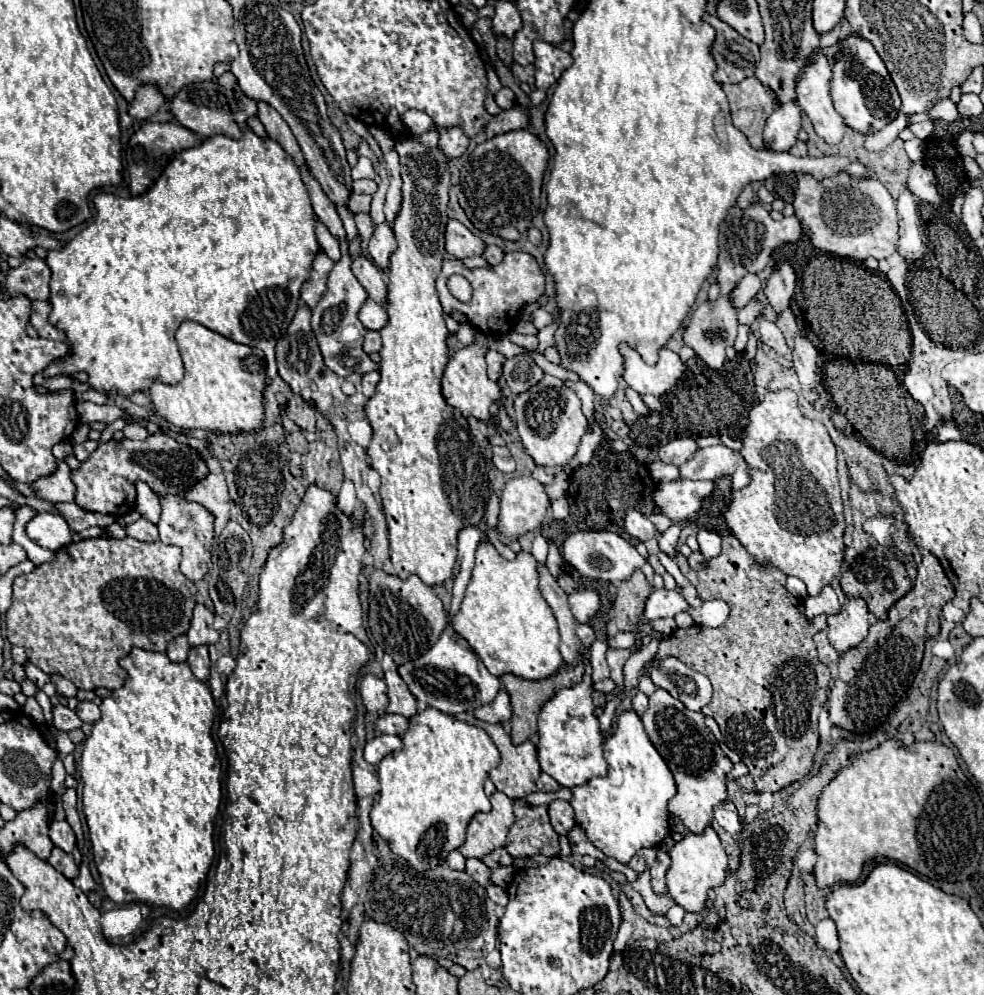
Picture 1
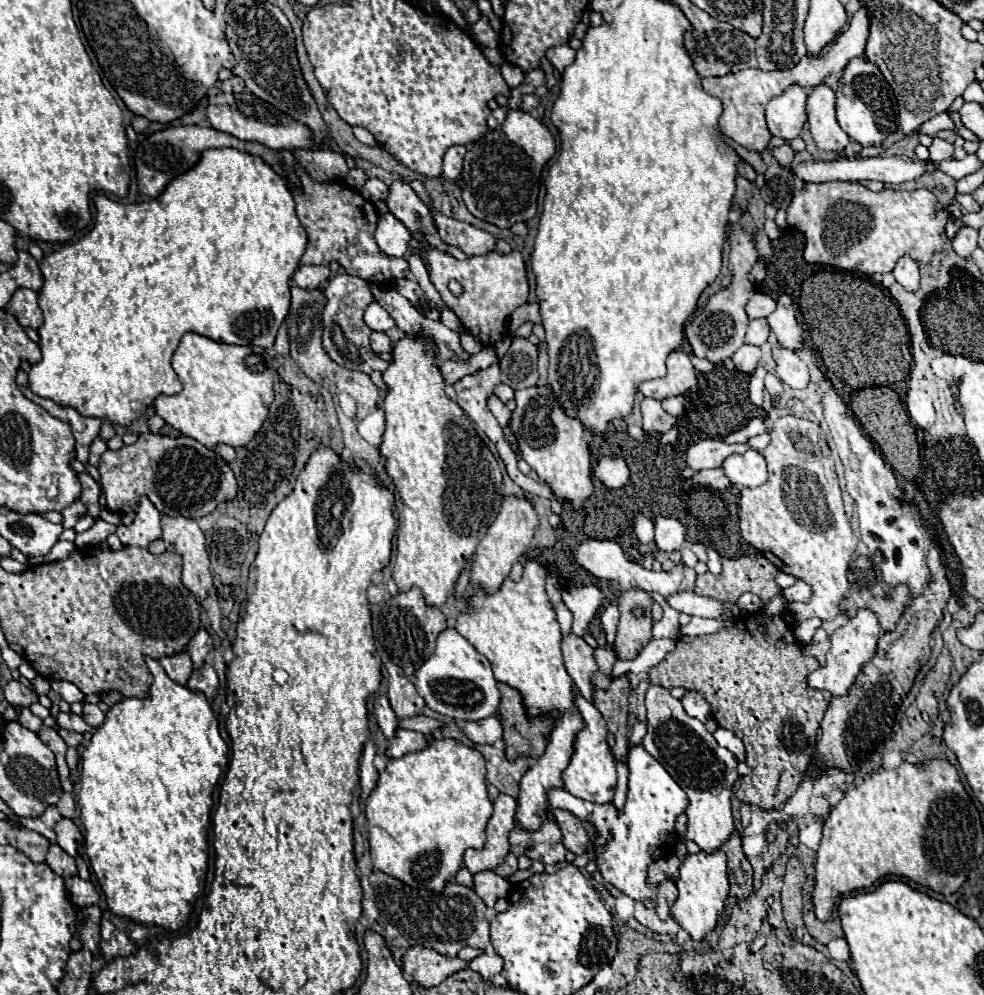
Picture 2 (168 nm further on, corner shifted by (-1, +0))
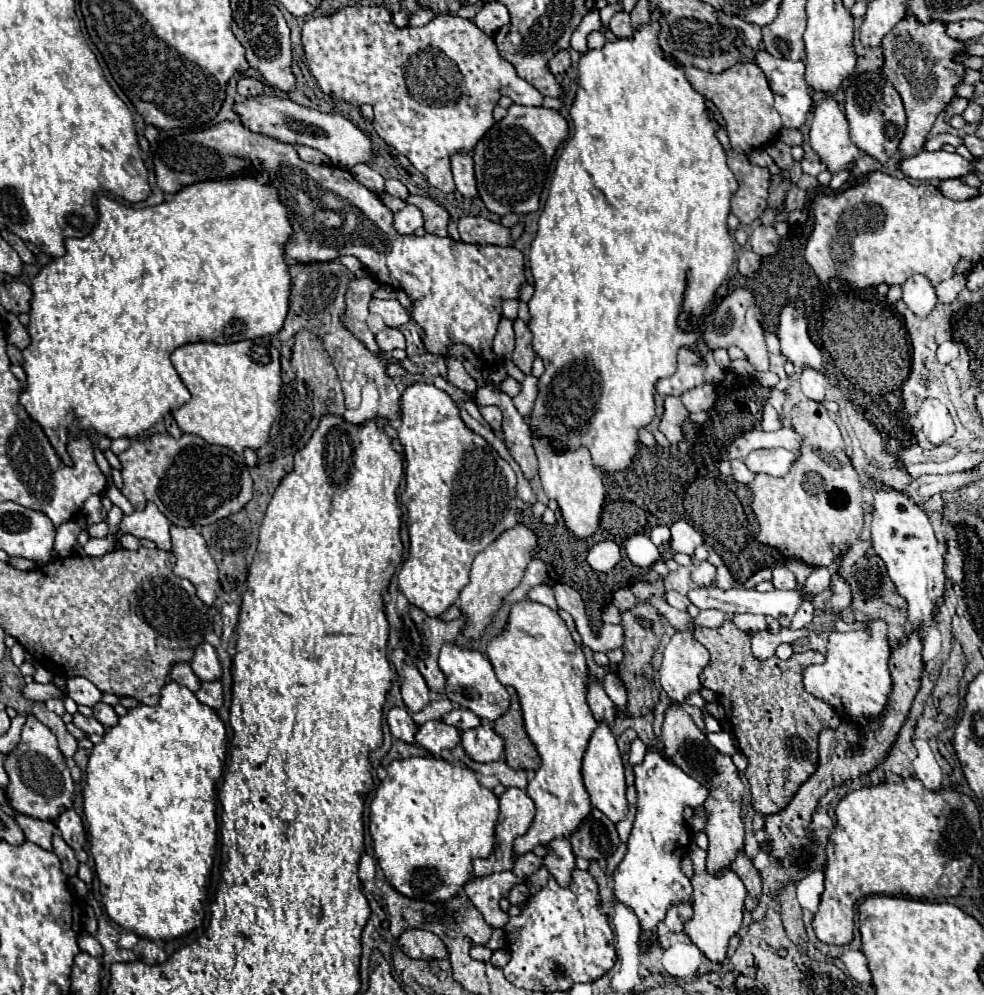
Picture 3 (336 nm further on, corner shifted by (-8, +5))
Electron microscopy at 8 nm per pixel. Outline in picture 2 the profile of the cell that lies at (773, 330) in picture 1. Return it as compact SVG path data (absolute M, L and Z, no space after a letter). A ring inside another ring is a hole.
M775 344L773 358L777 362L777 376L791 388L805 388L809 384L809 368L797 356L797 352Z

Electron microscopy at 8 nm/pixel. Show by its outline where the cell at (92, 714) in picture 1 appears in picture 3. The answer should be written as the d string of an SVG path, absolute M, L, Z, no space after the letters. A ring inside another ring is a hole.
M98 703L94 705L94 717L104 725L104 727L114 727L118 723L118 715L114 713L114 709L106 703Z

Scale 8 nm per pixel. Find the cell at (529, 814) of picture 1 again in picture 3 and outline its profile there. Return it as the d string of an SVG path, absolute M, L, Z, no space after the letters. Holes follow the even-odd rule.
M554 839L548 845L550 853L544 857L544 865L550 871L550 875L556 879L560 887L568 887L572 881L574 871L574 855L570 849L568 839Z

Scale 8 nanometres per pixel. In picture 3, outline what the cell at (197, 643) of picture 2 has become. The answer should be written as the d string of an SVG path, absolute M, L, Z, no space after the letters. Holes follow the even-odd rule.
M202 643L198 645L198 649L194 651L194 659L190 663L194 675L200 681L218 681L222 675L220 669L220 661L218 661L218 653L210 643Z

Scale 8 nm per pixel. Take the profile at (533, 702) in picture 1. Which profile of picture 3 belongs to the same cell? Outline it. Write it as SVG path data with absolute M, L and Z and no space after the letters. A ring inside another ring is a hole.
M510 687L510 709L494 721L494 731L504 739L504 757L512 769L536 771L540 767L540 757L524 731L522 709L518 703L518 693Z

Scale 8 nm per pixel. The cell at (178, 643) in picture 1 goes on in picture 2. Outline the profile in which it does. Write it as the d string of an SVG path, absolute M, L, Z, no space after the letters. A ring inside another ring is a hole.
M185 650L177 652L173 656L163 656L159 662L161 662L161 666L165 668L165 672L169 674L171 680L175 680L179 684L187 684L187 674L191 674L193 662L191 662L191 658Z

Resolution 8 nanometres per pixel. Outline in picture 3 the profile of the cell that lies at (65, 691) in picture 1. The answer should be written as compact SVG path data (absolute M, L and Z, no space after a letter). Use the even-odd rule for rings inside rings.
M84 677L68 679L66 687L68 687L68 697L72 697L78 705L94 707L102 699L102 693L98 691L98 687L94 683L90 683L88 679L84 679Z

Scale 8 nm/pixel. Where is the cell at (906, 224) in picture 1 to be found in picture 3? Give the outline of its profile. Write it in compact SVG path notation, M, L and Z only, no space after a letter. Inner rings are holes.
M910 277L910 281L902 285L902 291L904 291L902 301L914 315L918 317L930 315L936 301L934 301L934 287L930 285L930 281L926 281L926 277Z

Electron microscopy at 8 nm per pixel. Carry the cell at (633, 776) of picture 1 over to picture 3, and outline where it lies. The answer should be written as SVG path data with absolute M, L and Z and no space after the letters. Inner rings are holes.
M646 753L644 761L634 767L634 775L636 775L636 789L638 789L638 813L636 813L636 821L634 821L634 827L632 827L632 833L628 839L626 857L614 869L614 897L618 903L630 907L634 911L634 915L638 917L640 947L646 947L654 939L658 923L666 917L666 911L672 905L680 905L680 903L692 905L692 885L690 885L690 879L680 869L680 861L688 853L690 841L692 841L692 833L682 817L682 811L688 805L694 809L700 807L706 801L706 797L710 795L710 789L704 783L696 781L694 777L686 775L680 767L666 761L658 753Z

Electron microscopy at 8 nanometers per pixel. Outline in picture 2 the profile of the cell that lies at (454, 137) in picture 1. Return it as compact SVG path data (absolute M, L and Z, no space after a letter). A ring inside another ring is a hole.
M449 146L443 156L443 178L445 180L457 180L461 176L465 146Z

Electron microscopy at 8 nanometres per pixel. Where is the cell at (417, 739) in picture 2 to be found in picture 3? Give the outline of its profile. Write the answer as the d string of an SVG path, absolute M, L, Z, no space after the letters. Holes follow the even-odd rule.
M428 721L416 731L416 745L422 745L432 755L440 755L442 751L450 751L460 743L462 731L444 723L444 721Z

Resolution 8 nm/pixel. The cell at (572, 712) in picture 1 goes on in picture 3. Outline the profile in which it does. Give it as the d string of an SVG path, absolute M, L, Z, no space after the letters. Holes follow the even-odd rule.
M598 725L598 729L592 733L584 763L582 763L582 775L584 775L584 785L590 793L592 805L600 809L612 823L618 823L626 817L628 813L628 801L626 801L626 781L624 781L624 767L620 759L620 751L616 745L616 739L610 731L608 725Z

